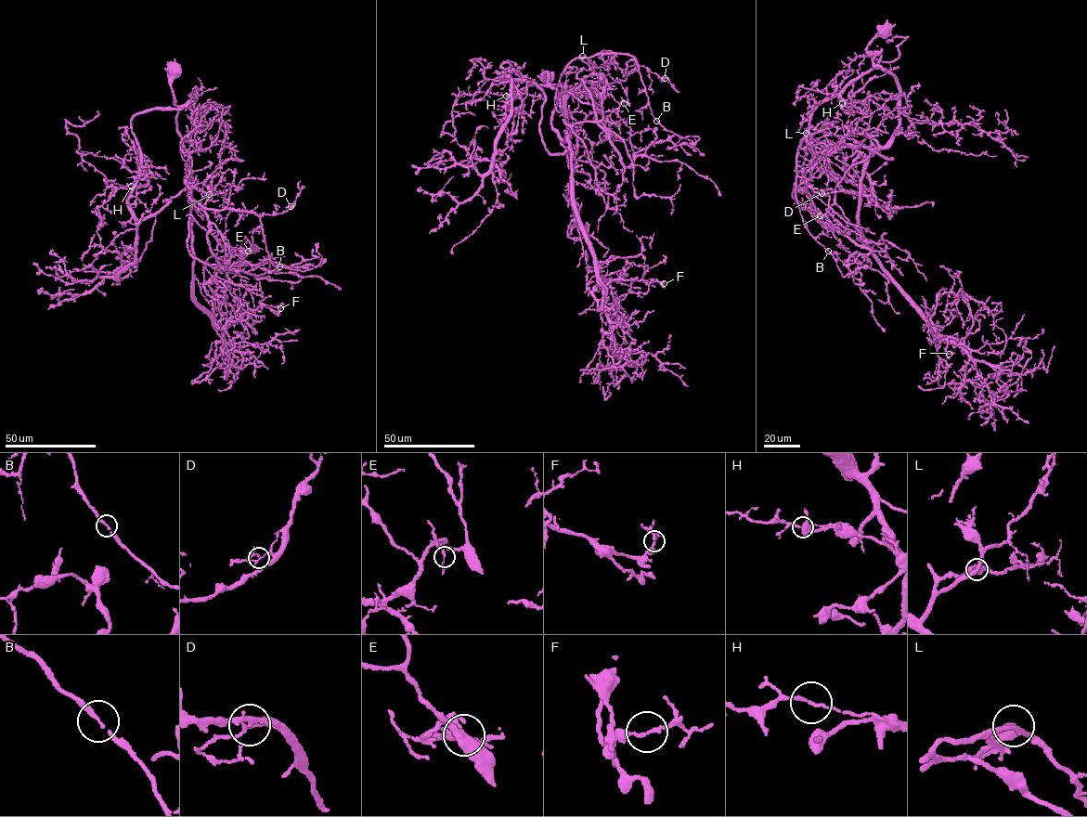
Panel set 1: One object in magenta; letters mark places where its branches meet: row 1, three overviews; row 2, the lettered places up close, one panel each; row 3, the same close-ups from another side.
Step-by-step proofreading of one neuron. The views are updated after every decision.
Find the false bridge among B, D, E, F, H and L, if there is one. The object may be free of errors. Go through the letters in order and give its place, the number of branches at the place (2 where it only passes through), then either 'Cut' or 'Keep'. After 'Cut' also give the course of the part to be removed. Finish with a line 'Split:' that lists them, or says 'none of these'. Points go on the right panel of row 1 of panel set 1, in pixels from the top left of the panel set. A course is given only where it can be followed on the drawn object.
B: Place: (828, 251). Branches: 2. Keep
D: Place: (821, 193). Branches: 2. Keep
E: Place: (820, 215). Branches: 2. Keep
F: Place: (949, 354). Branches: 2. Keep
H: Place: (842, 103). Branches: 2. Cut. Course of the part to remove: (842, 103), (840, 85), (853, 59), (863, 56), (894, 61), (905, 38), (887, 41), (893, 37)
L: Place: (806, 133). Branches: 2. Keep
Split: H

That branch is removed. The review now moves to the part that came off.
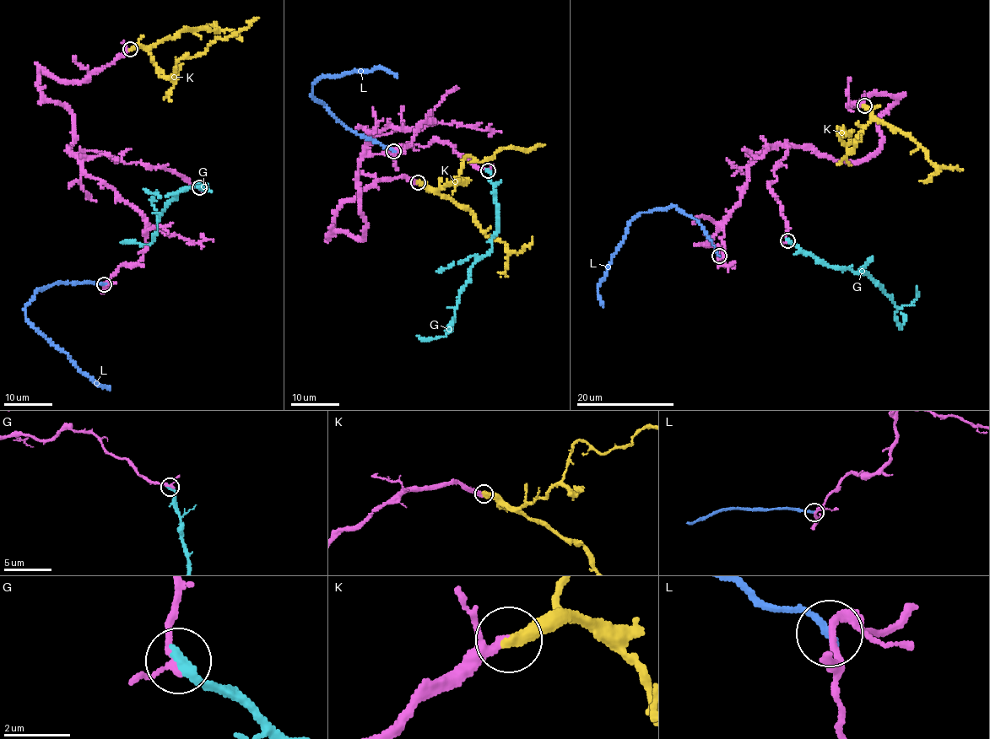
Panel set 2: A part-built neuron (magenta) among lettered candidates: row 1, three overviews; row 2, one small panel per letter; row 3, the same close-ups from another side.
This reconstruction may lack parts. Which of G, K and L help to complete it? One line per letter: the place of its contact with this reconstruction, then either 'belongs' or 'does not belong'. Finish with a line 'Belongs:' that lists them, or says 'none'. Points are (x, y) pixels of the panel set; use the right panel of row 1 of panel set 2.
G: contact (787, 240); does not belong
K: contact (864, 105); belongs
L: contact (719, 256); does not belong
Belongs: K

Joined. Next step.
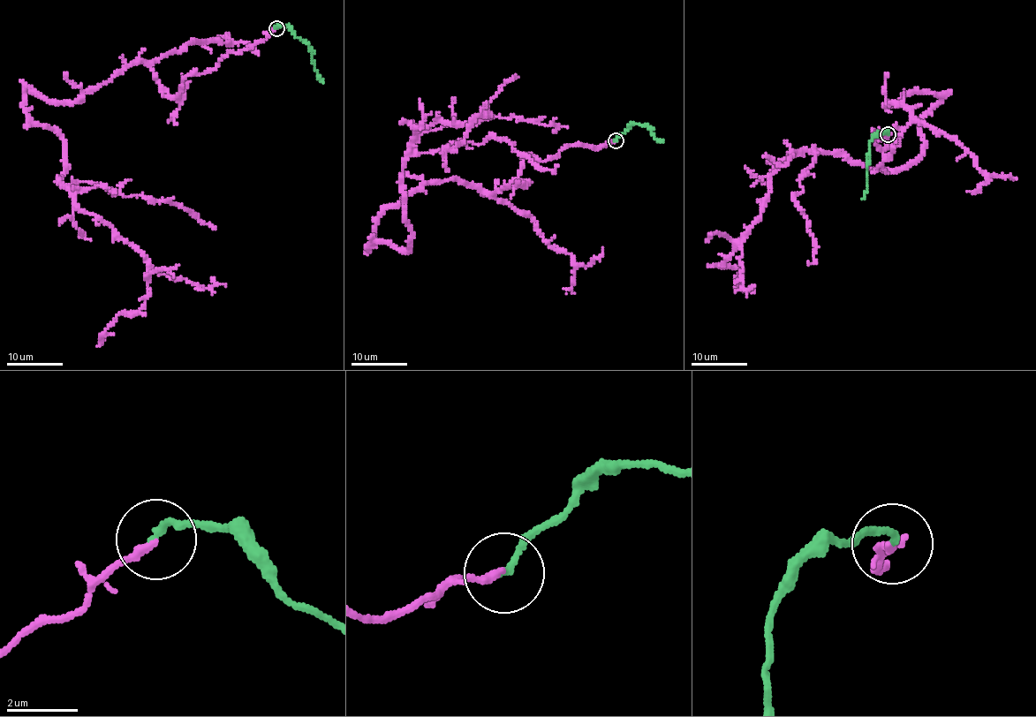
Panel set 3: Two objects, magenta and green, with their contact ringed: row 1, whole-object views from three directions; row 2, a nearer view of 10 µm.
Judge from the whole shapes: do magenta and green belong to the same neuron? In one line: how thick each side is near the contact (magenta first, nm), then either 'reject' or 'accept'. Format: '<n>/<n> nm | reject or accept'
200/180 nm | accept

